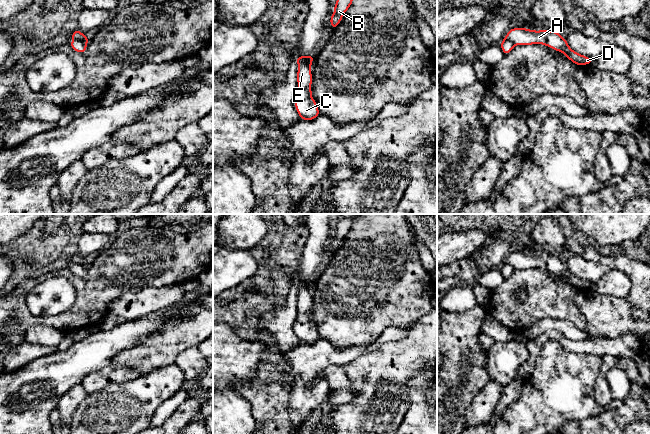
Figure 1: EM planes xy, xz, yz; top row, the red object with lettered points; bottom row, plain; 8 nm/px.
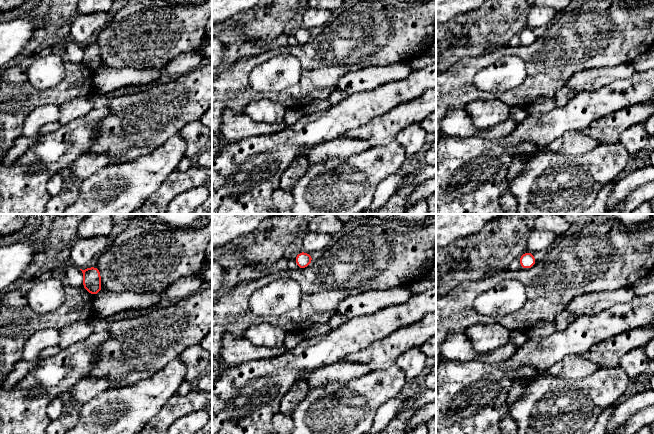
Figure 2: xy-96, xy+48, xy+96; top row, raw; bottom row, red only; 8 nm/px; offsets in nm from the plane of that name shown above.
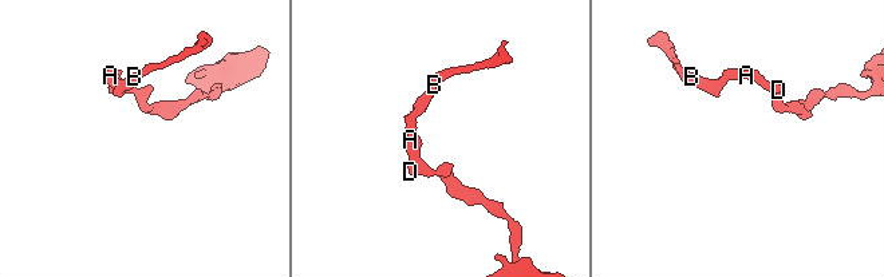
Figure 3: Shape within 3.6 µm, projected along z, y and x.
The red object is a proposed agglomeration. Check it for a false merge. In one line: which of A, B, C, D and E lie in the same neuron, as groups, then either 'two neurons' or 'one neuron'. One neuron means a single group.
A C D E / B | two neurons

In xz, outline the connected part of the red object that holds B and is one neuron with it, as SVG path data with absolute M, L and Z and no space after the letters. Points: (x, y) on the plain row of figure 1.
M342 217L334 230L334 237L330 241L330 247L331 247L331 252L334 254L339 247L341 246L344 237L349 233L351 230L353 223L354 223L355 218L344 218Z

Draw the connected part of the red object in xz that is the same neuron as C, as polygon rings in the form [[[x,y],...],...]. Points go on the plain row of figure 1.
[[[302,287],[297,295],[298,314],[295,333],[301,344],[311,345],[320,339],[316,325],[312,322],[311,287]]]

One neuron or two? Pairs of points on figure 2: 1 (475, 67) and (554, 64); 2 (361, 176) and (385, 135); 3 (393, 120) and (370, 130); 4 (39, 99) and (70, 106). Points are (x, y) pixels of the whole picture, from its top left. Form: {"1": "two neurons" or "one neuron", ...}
{"1": "one neuron", "2": "two neurons", "3": "one neuron", "4": "two neurons"}

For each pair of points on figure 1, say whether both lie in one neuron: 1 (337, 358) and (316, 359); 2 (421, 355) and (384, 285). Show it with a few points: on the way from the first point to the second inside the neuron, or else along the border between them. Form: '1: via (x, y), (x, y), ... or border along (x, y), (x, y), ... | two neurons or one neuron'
1: via (332, 356), (321, 356) | one neuron
2: border along (426, 313), (410, 329) | two neurons

